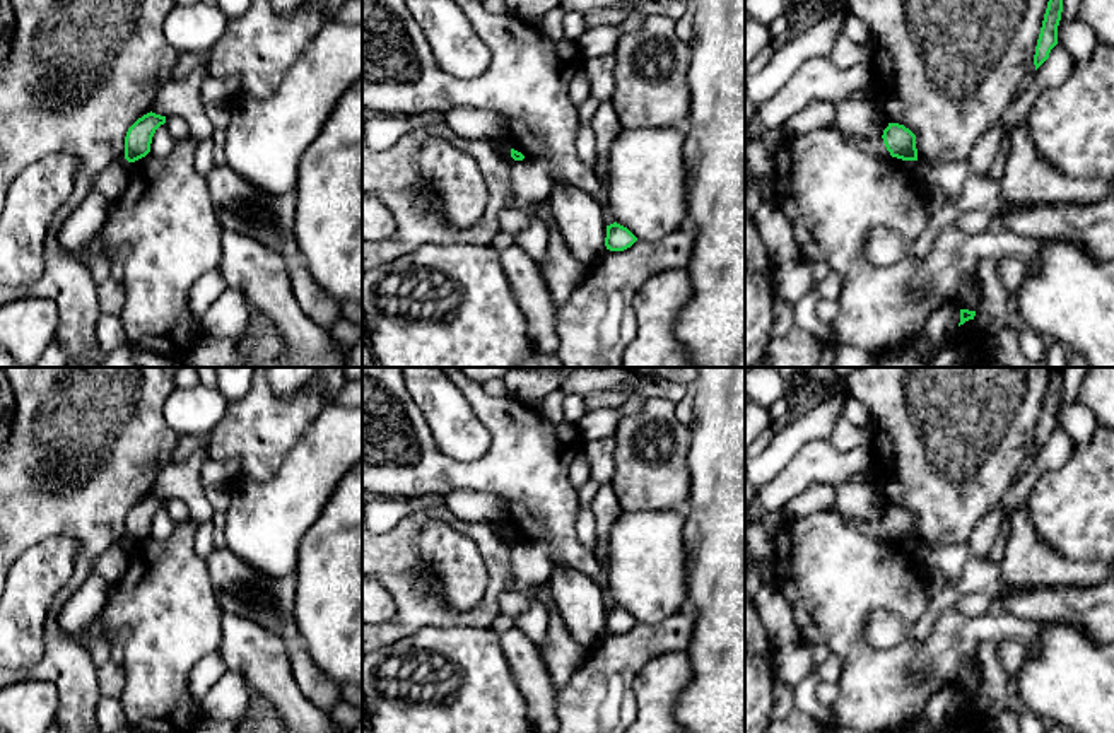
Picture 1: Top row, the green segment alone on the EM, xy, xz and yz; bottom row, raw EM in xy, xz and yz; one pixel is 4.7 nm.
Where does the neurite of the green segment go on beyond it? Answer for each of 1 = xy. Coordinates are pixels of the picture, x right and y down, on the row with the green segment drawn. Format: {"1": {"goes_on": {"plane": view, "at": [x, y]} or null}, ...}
{"1": {"goes_on": null}}

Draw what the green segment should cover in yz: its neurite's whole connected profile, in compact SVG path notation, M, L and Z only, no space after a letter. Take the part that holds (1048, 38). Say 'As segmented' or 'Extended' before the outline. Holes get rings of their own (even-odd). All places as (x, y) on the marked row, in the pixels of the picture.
As segmented. M1049 0L1044 14L1041 34L1035 46L1035 70L1049 58L1051 50L1058 44L1058 26L1061 21L1063 0Z

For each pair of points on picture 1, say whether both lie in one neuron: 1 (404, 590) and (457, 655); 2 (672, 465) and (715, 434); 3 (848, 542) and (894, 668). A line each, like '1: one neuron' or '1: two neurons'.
1: two neurons
2: two neurons
3: one neuron

